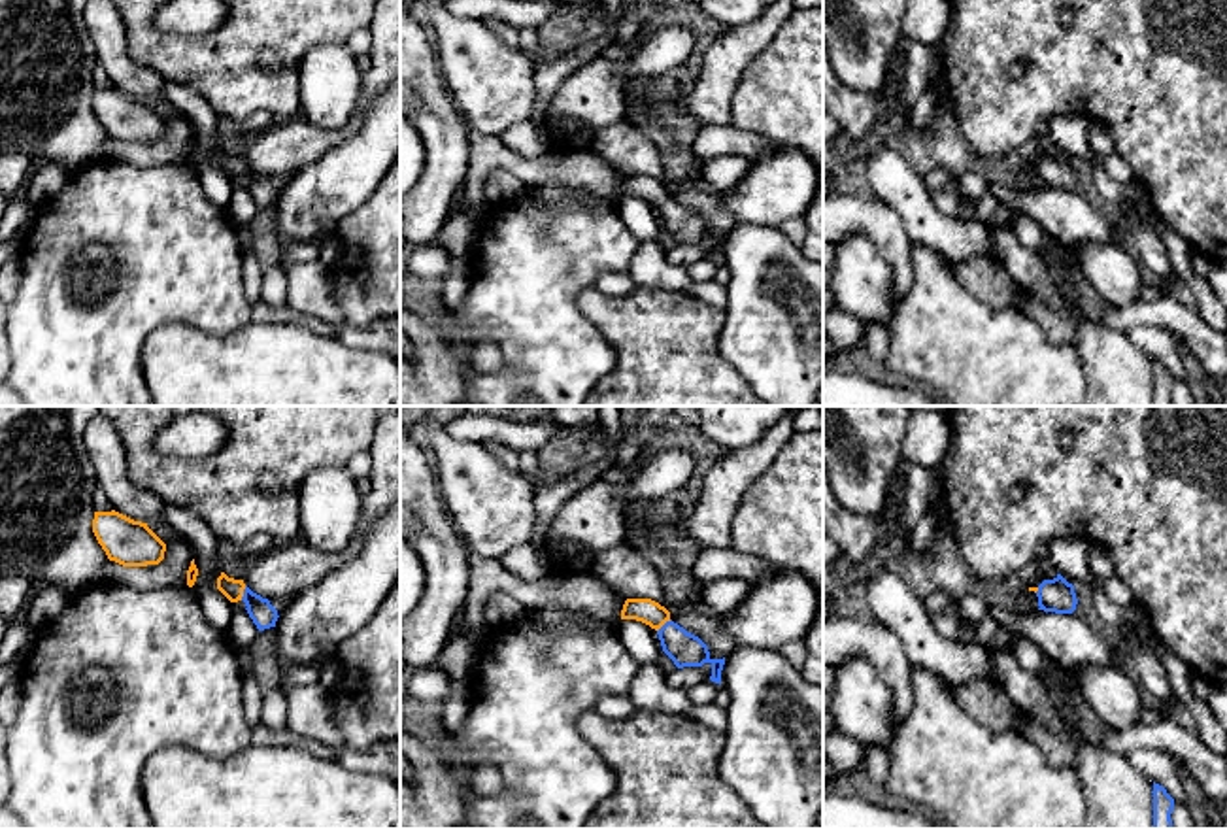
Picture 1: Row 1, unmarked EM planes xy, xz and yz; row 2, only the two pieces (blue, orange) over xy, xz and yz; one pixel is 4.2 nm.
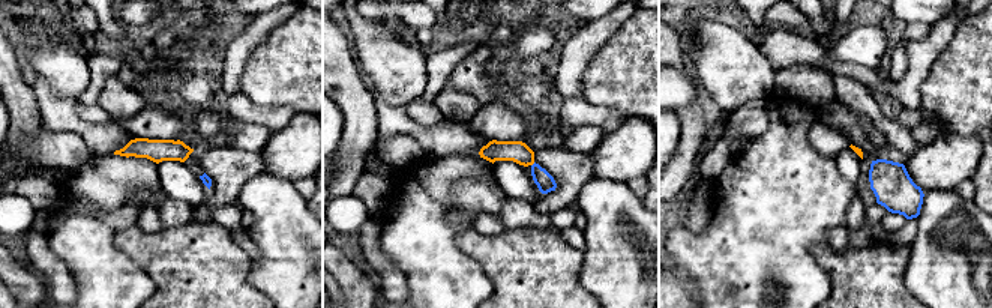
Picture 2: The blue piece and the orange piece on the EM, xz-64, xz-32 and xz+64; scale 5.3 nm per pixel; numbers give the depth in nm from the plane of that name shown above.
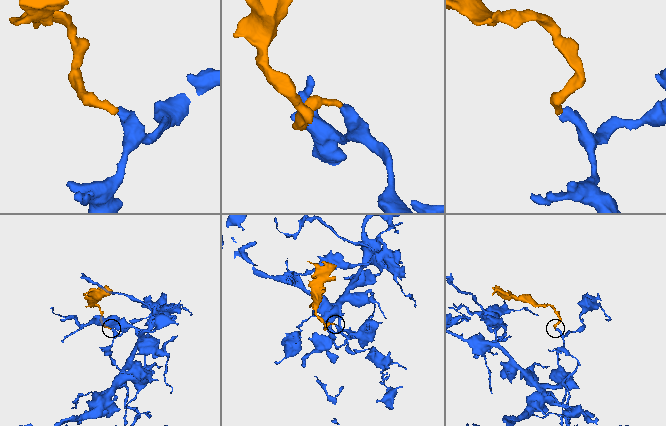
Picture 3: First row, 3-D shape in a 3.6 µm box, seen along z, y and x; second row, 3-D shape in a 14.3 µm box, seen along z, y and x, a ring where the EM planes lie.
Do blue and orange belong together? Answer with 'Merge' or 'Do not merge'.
Merge

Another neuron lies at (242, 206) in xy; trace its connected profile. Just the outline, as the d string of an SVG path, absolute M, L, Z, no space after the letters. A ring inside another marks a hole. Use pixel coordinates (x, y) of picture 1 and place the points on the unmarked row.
M244 183L234 185L227 206L228 217L238 225L249 225L259 206Z

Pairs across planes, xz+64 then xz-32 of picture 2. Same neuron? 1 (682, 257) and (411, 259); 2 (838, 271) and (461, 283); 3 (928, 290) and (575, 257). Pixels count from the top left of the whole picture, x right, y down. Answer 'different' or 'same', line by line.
1: same
2: different
3: different

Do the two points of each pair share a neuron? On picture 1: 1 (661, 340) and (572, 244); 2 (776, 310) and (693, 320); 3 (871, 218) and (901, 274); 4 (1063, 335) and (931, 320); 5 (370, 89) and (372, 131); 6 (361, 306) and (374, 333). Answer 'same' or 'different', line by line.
1: different
2: different
3: same
4: different
5: different
6: different

